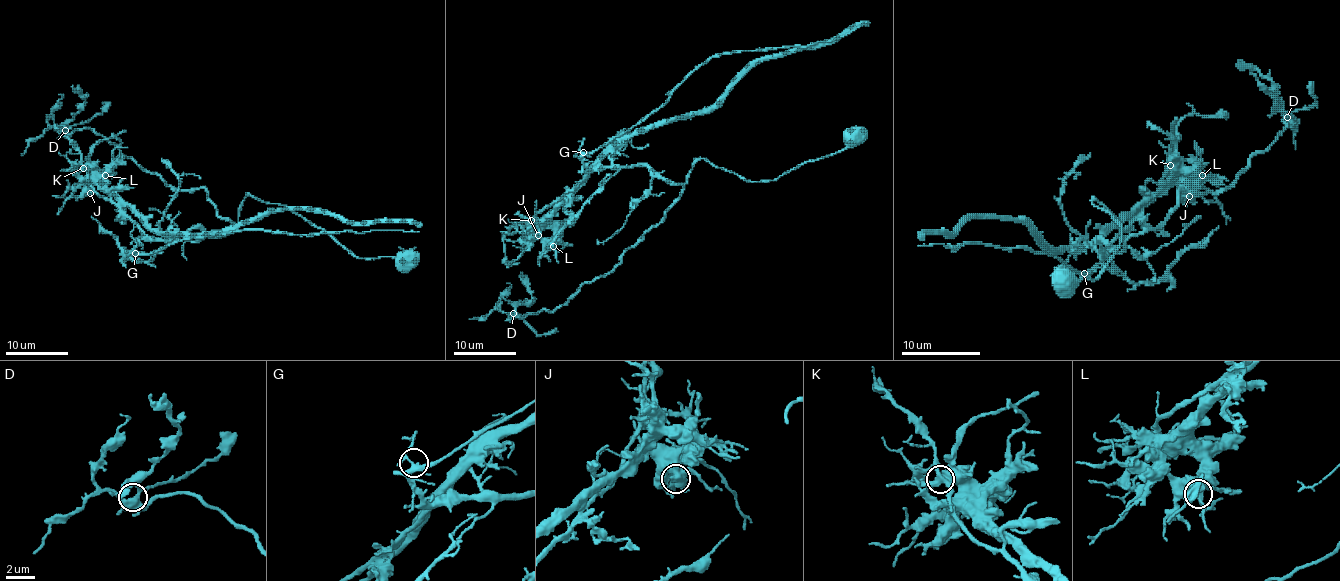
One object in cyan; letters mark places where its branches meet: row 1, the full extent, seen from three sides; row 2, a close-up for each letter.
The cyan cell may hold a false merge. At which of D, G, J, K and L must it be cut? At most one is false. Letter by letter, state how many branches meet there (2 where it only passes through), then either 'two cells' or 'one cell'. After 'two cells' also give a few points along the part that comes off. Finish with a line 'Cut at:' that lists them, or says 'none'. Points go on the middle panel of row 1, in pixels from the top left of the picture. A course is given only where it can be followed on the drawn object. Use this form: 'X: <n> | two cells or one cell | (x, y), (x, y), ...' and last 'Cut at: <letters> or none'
D: 5 | one cell
G: 6 | one cell
J: 3 | one cell
K: 5 | two cells | (531, 221), (539, 227), (619, 143), (656, 125), (705, 113), (751, 66), (764, 60), (815, 49), (870, 23)
L: 4 | one cell
Cut at: K

